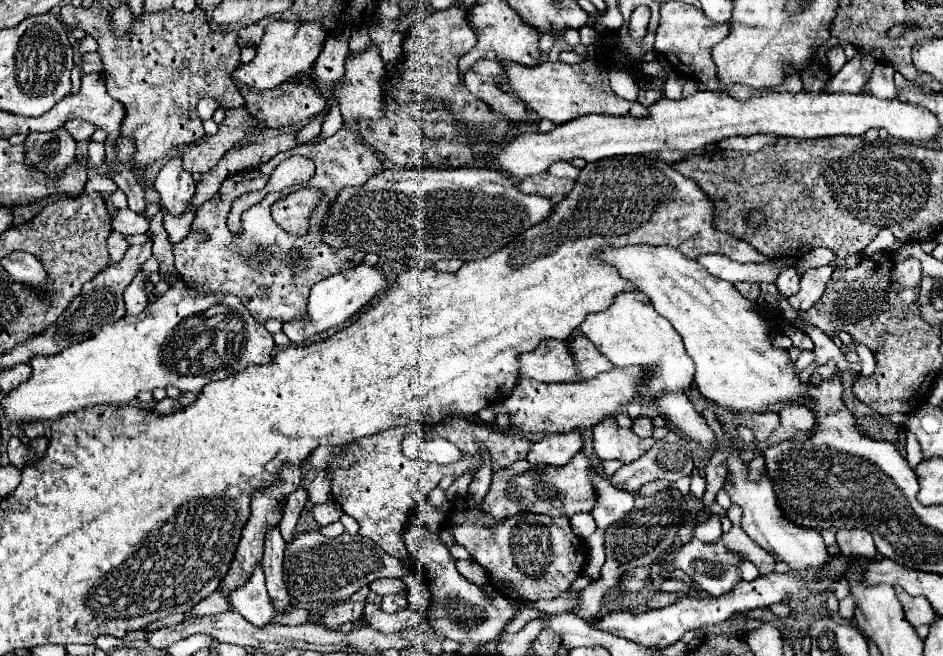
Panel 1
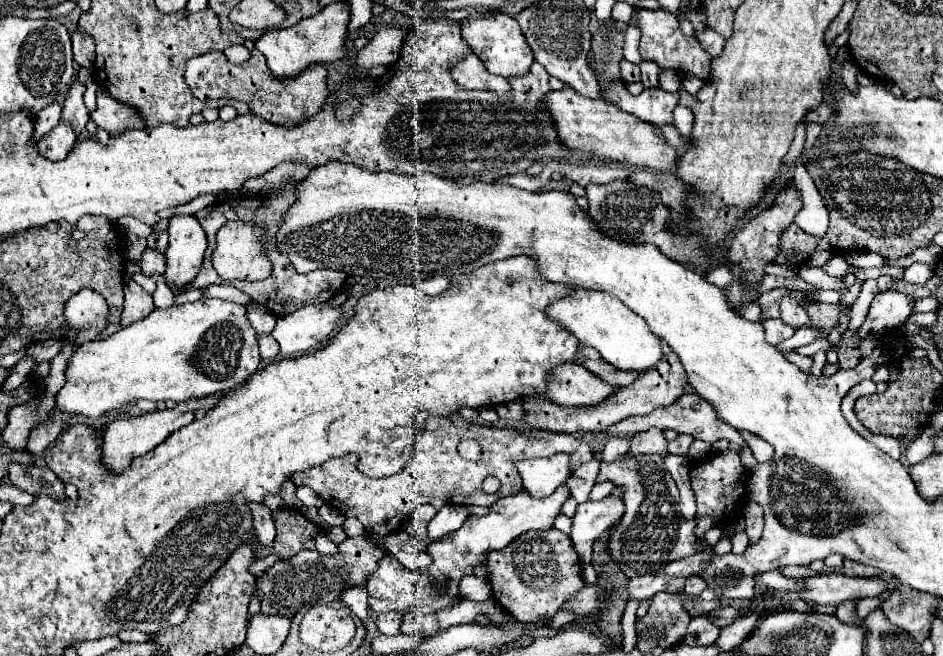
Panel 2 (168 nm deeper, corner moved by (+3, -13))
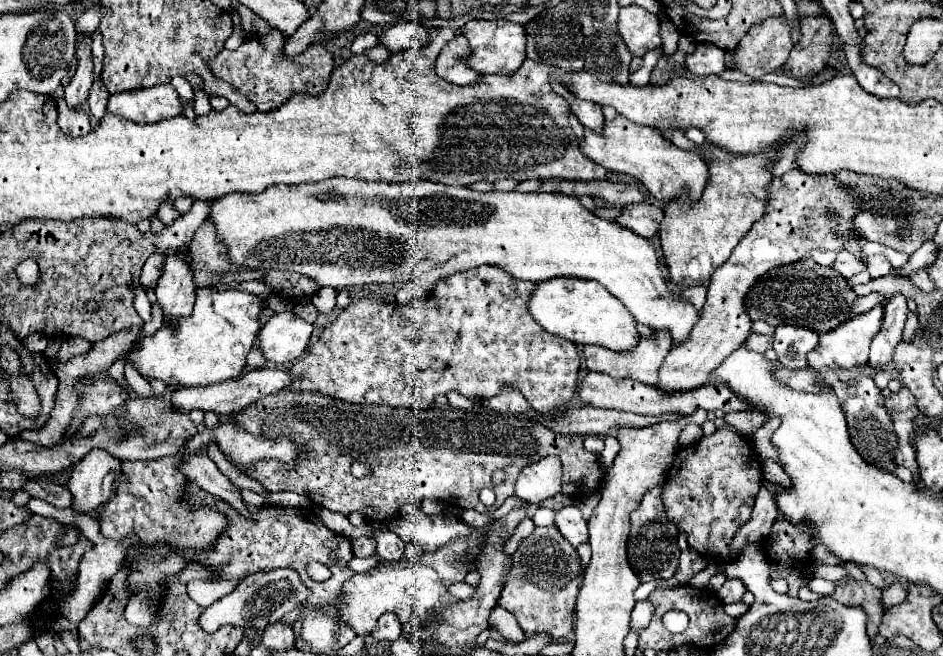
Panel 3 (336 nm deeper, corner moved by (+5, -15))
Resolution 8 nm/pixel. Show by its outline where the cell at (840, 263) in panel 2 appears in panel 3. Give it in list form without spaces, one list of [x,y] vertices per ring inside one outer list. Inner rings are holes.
[[[840,251],[836,261],[834,261],[834,265],[832,265],[832,269],[840,271],[846,279],[850,279],[852,275],[856,275],[856,273],[866,269],[866,261],[856,257],[856,255],[852,255],[850,251]]]

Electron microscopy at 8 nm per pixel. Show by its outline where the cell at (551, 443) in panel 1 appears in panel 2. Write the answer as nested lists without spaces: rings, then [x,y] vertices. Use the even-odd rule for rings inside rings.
[[[558,453],[542,459],[520,461],[518,471],[522,475],[522,485],[532,497],[552,495],[570,475],[570,455]]]

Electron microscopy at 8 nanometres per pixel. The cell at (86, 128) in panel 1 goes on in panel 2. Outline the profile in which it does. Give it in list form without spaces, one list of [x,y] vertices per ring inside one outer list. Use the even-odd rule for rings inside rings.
[[[74,83],[72,89],[68,91],[68,97],[66,97],[64,109],[62,109],[62,121],[68,121],[72,125],[72,129],[76,131],[76,135],[84,133],[88,115],[90,115],[90,111],[86,109],[86,105],[82,101],[82,95],[84,95],[84,85]]]

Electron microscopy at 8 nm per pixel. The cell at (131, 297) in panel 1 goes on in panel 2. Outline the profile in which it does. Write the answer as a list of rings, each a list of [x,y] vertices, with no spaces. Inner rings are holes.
[[[146,249],[142,253],[142,275],[146,277],[152,277],[154,273],[164,273],[164,255],[156,253],[154,249]]]

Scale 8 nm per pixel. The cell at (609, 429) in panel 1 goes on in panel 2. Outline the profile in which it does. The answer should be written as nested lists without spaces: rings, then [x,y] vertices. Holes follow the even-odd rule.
[[[622,455],[612,463],[600,463],[598,481],[612,481],[622,487],[626,513],[608,537],[608,553],[626,577],[654,573],[670,561],[694,555],[702,549],[696,543],[696,519],[684,519],[678,511],[678,489],[666,471],[660,455],[640,455],[640,467],[628,467],[630,457]]]

